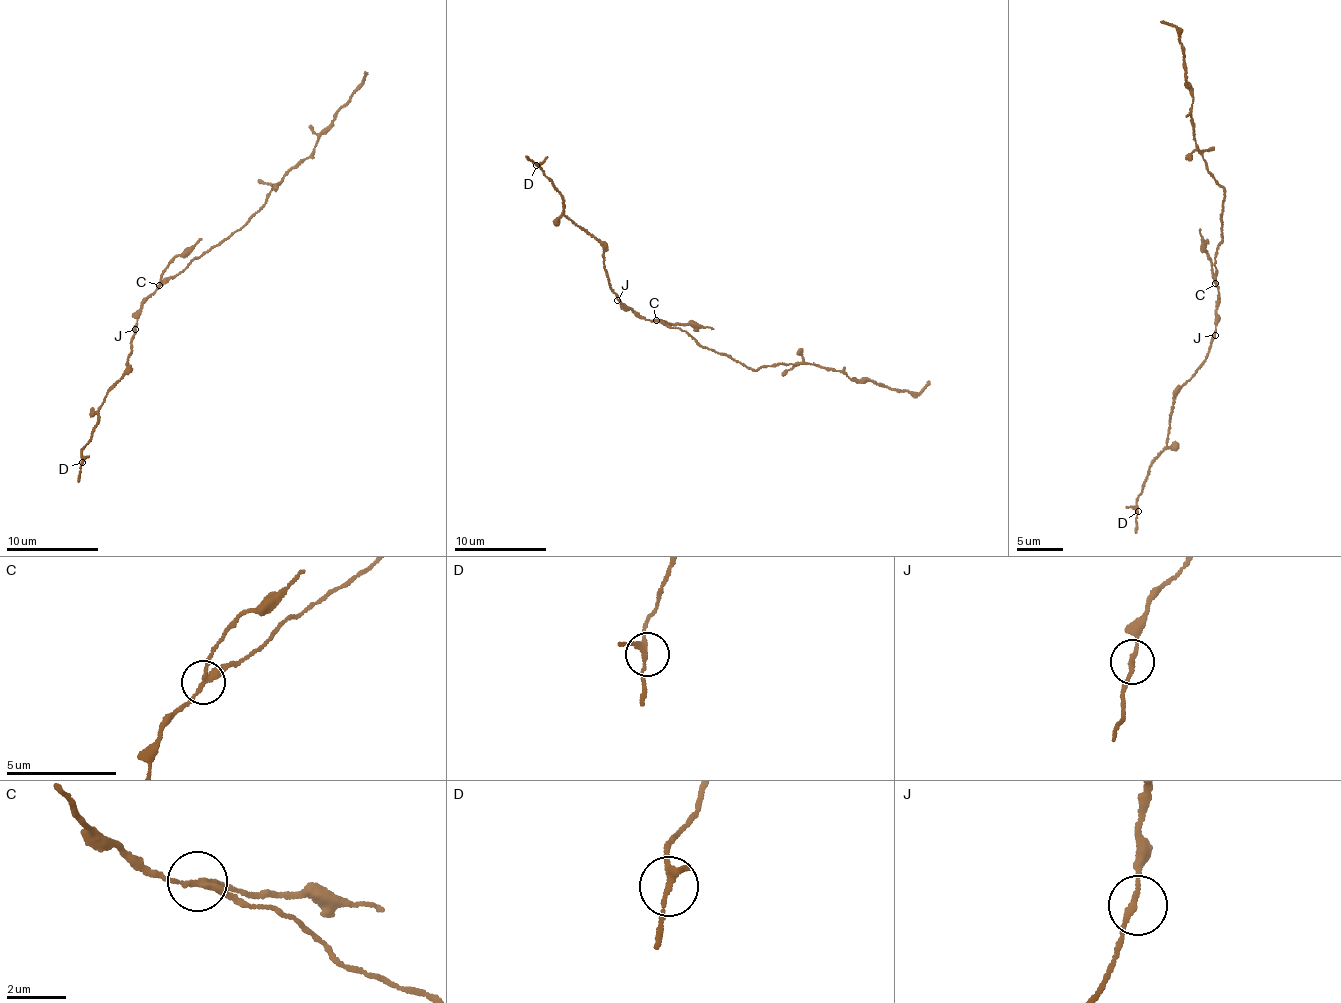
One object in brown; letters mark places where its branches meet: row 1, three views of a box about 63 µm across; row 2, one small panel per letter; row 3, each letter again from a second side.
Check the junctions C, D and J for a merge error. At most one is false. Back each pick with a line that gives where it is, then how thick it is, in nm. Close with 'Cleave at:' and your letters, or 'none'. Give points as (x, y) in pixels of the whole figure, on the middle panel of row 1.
C: place (656, 320); calibre 180 nm
Cleave at: C

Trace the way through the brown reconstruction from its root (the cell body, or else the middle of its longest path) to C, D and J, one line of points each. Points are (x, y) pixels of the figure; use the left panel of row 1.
C: (172, 277), (160, 285)
D: (172, 277), (142, 302), (127, 359), (129, 370), (104, 398), (92, 440), (82, 449), (82, 462)
J: (172, 277), (142, 302), (135, 329)

